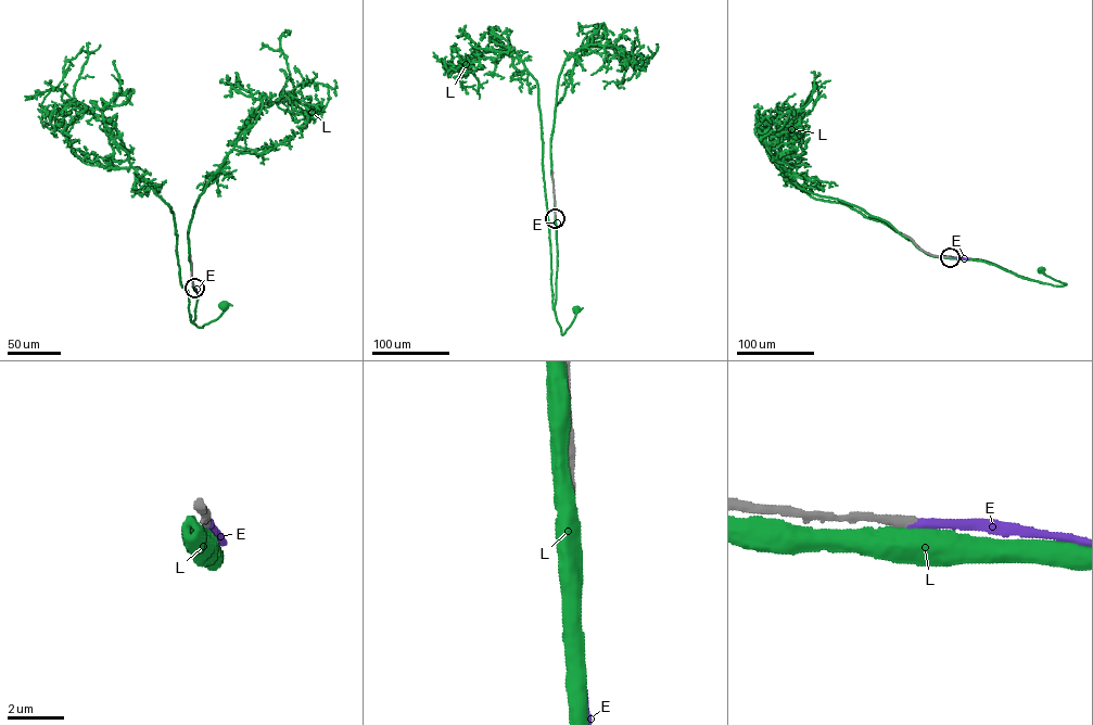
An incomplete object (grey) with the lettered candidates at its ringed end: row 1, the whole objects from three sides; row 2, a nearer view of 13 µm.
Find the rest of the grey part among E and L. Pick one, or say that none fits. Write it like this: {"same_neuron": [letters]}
{"same_neuron": ["E"]}

